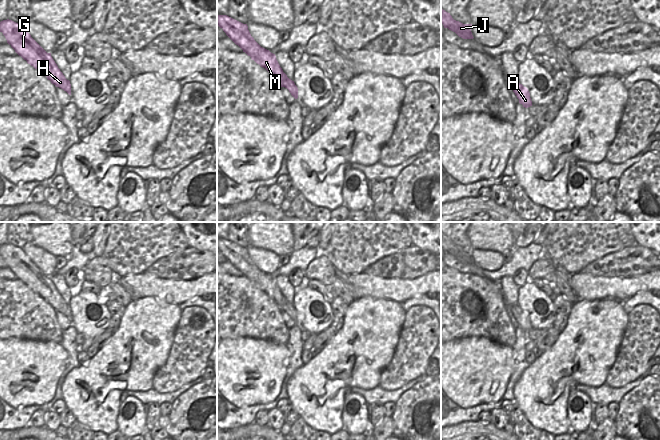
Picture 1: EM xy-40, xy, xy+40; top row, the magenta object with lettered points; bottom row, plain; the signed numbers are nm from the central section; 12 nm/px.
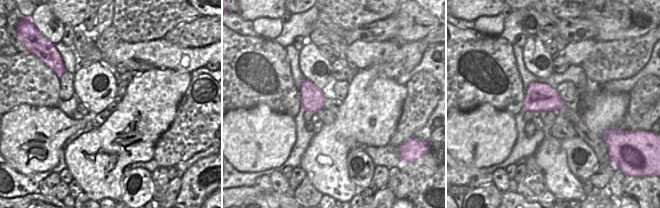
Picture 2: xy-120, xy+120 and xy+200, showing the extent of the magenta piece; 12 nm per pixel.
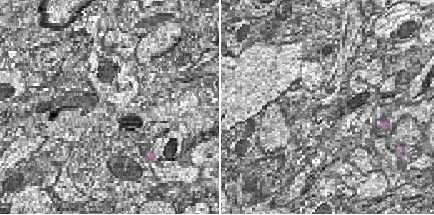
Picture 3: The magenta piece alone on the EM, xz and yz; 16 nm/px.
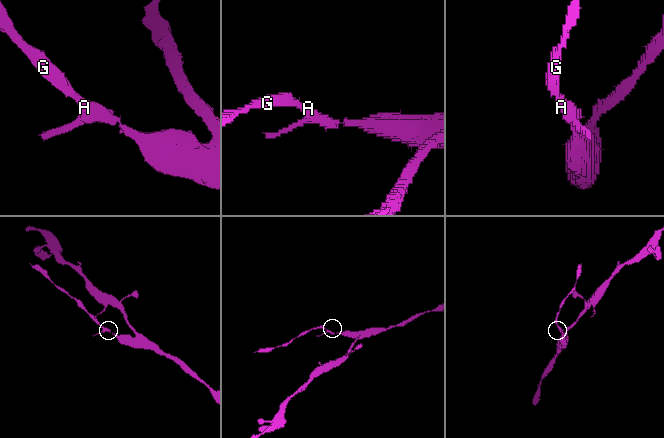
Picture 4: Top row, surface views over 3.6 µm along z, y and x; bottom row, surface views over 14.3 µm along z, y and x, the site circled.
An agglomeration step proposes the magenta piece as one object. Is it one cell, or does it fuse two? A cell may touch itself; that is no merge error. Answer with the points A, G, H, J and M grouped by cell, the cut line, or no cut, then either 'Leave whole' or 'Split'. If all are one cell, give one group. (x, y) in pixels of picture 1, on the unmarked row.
Groups: A G H J M. No split. Leave whole.

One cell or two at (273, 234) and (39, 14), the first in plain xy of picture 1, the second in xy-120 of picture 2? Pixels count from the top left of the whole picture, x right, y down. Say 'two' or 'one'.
two

